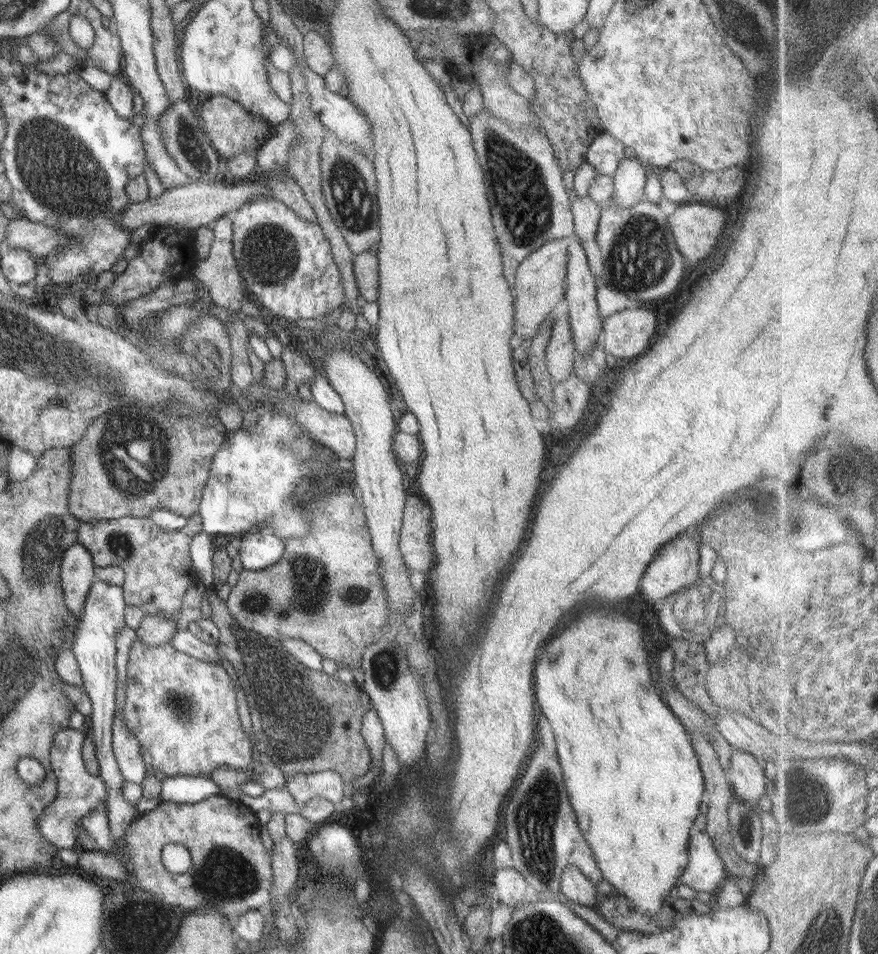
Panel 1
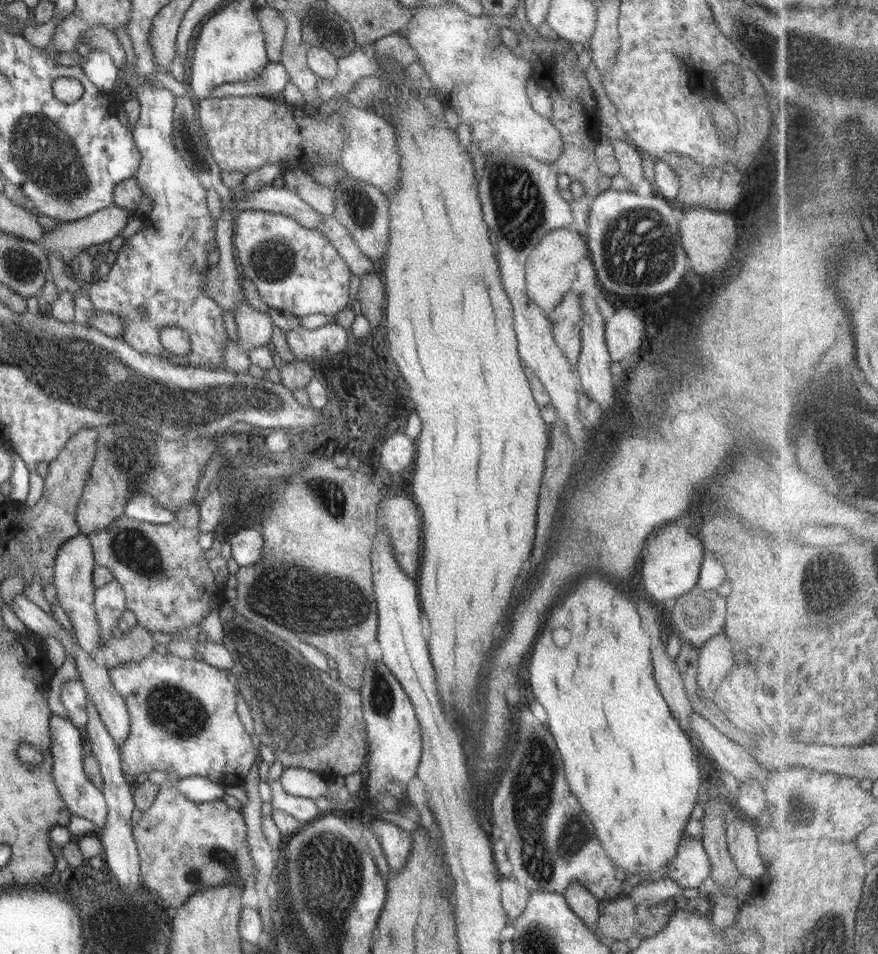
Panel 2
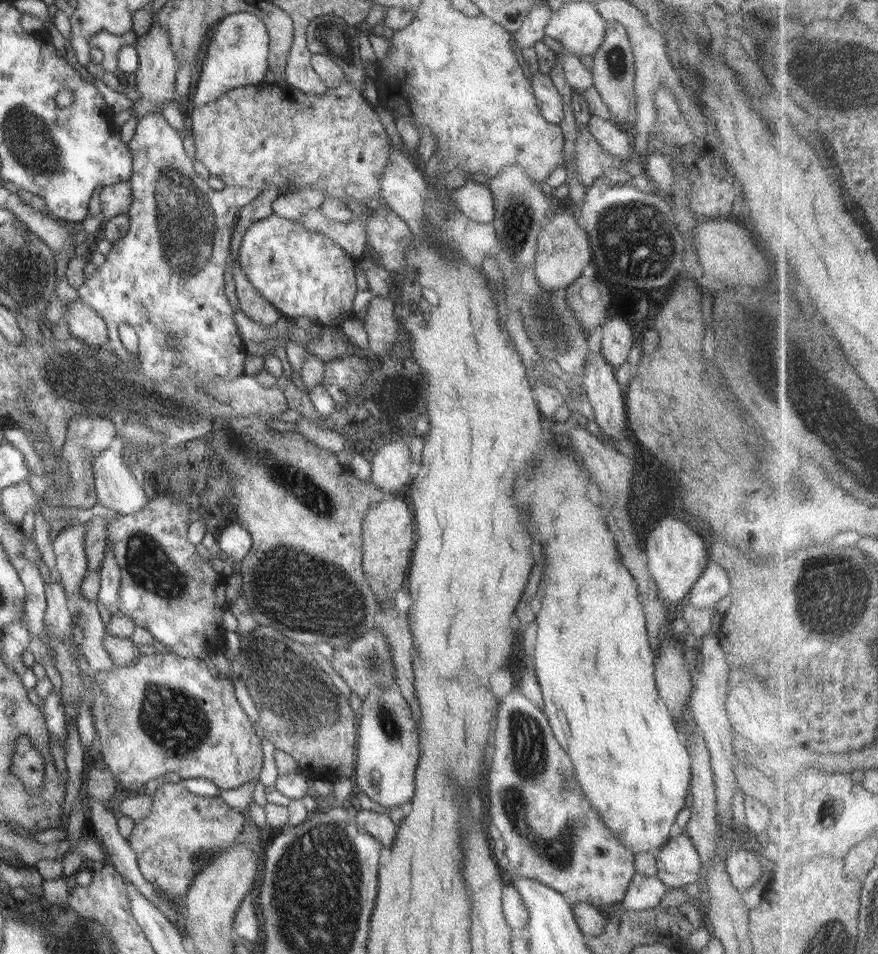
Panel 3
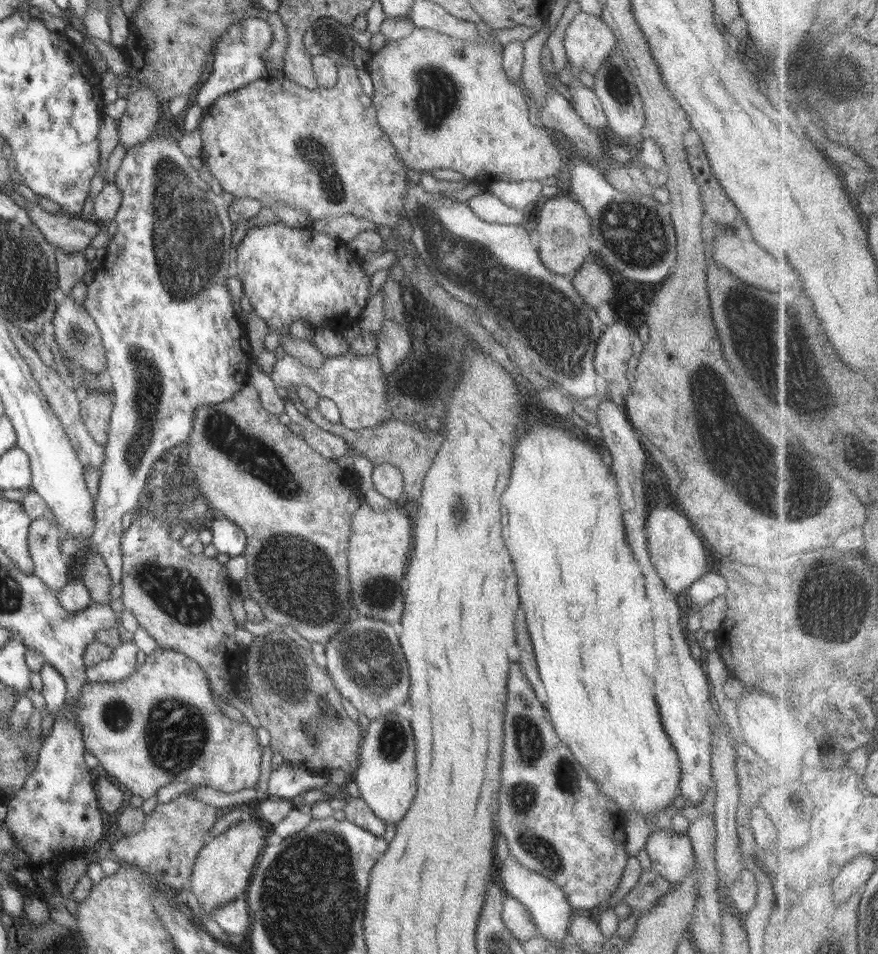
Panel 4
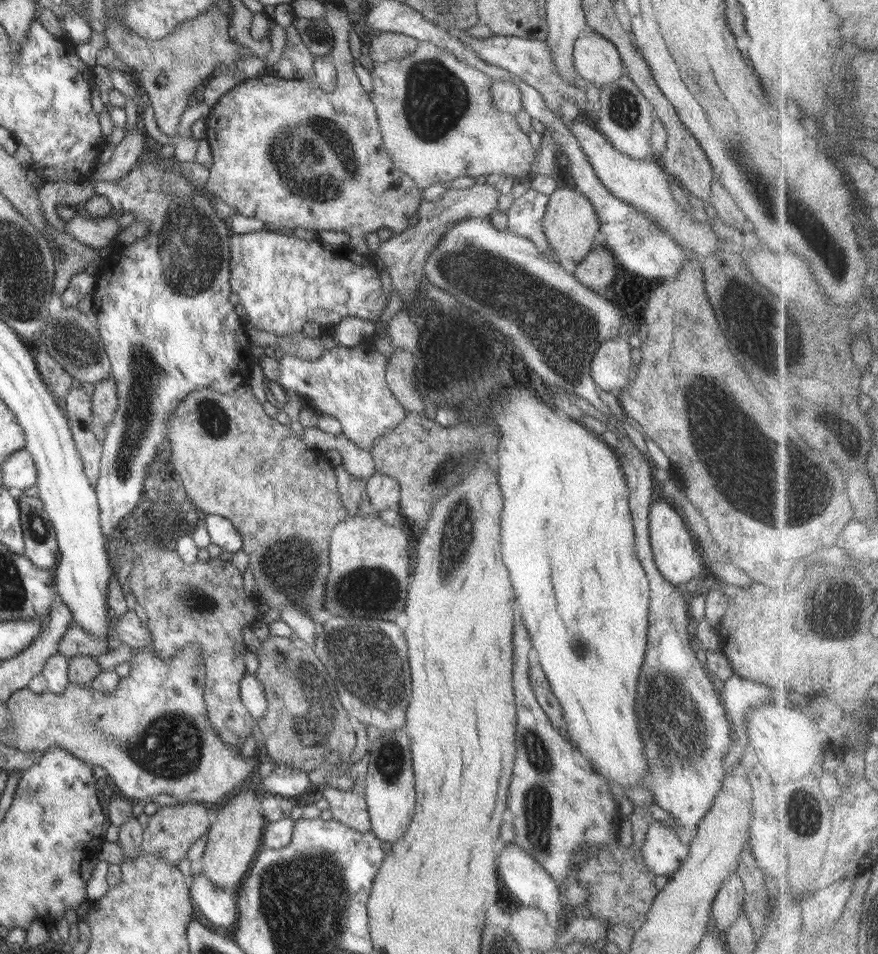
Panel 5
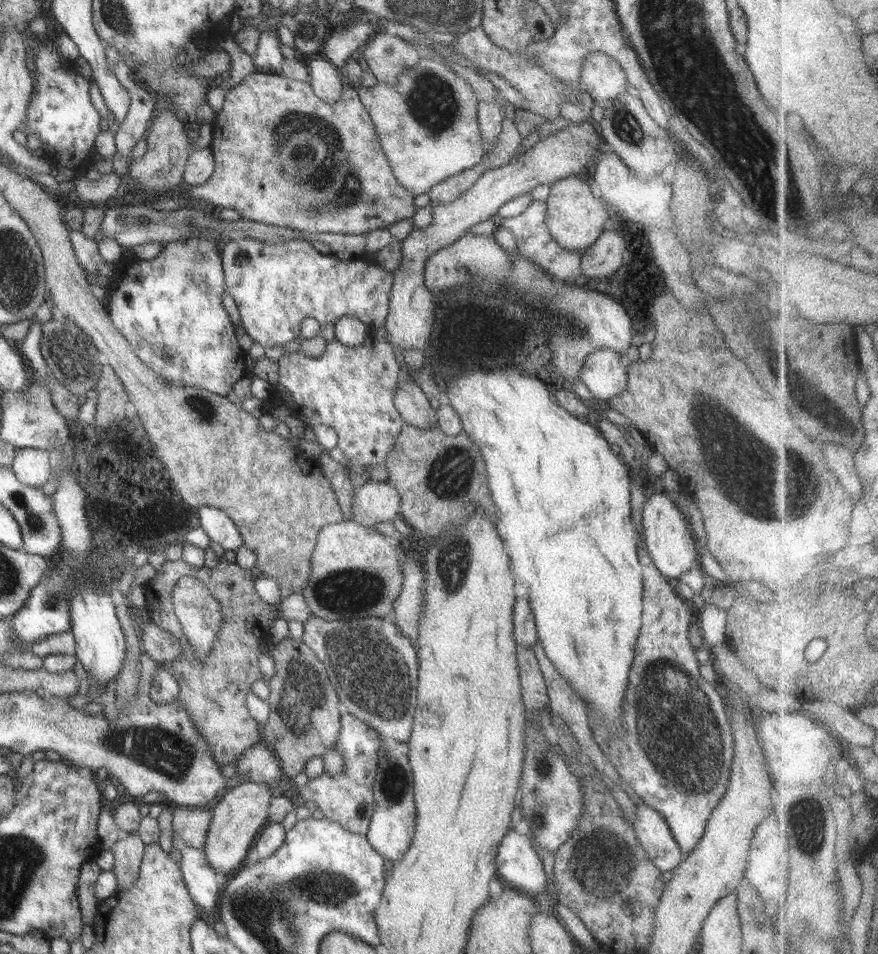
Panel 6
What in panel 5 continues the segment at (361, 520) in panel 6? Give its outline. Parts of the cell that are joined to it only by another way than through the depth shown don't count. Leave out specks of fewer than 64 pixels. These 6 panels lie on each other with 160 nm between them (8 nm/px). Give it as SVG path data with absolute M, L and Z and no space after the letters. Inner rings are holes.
M376 471L367 479L367 496L376 513L387 508L397 510L401 503L401 487L395 478Z

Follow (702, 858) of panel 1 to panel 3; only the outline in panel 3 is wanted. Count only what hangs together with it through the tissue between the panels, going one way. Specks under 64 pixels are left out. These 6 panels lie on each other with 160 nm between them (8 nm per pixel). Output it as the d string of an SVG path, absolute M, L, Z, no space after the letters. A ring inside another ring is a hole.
M687 834L672 837L656 851L657 877L668 888L697 882L701 873L701 860Z

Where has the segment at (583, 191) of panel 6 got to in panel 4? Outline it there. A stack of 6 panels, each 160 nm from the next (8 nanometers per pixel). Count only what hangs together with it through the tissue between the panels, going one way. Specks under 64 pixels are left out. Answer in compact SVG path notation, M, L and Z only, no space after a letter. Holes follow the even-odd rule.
M565 189L550 192L550 199L542 204L536 230L540 236L537 247L540 258L548 270L562 276L572 276L592 256L592 223L582 205Z

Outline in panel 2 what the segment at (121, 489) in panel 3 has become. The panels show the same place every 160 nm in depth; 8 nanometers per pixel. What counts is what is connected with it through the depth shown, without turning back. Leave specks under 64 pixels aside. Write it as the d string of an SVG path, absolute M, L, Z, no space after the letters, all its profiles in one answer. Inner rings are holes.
M141 489L132 494L132 498L128 498L128 504L124 506L124 515L152 524L170 524L176 520L175 513L160 506L152 496L144 494Z

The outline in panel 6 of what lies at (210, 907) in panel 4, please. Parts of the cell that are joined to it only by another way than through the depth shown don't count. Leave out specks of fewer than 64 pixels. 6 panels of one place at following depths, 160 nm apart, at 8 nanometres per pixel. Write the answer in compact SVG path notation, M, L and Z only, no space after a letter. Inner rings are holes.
M243 778L239 786L231 788L224 793L212 812L210 826L206 837L205 852L210 866L216 871L229 877L244 866L246 854L250 844L254 842L256 834L262 830L262 824L269 815L270 801L273 798L270 784L252 782Z

